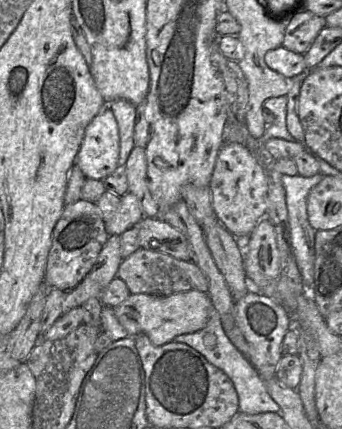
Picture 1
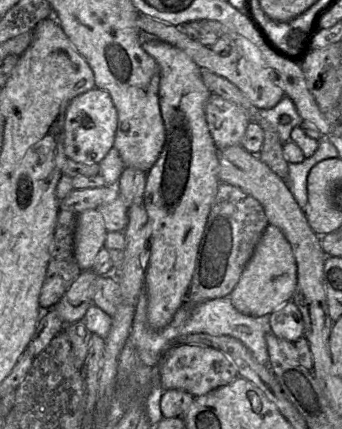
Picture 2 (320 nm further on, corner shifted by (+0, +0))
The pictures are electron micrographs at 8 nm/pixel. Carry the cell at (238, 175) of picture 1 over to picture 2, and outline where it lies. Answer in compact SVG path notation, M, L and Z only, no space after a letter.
M211 94L205 105L209 132L218 150L241 145L250 120L235 103Z

